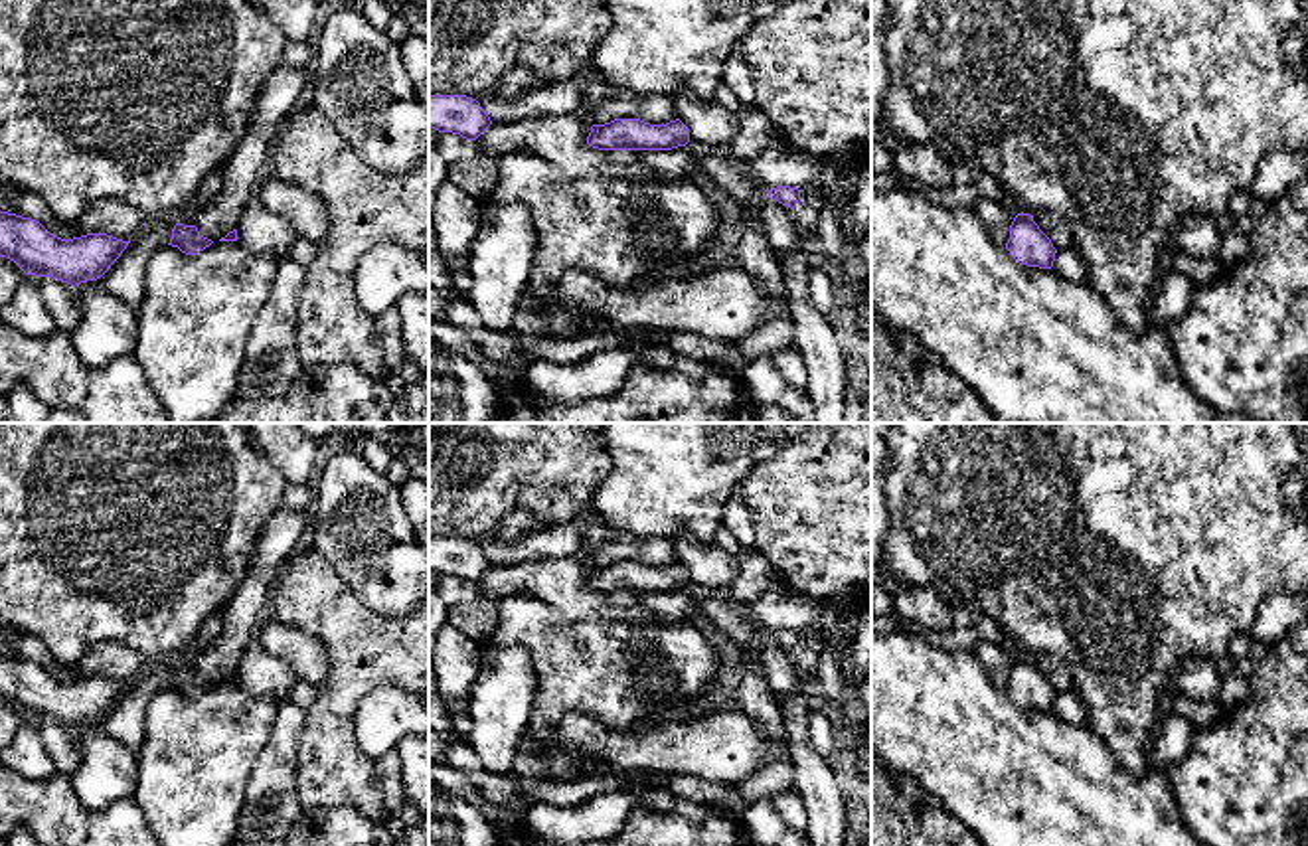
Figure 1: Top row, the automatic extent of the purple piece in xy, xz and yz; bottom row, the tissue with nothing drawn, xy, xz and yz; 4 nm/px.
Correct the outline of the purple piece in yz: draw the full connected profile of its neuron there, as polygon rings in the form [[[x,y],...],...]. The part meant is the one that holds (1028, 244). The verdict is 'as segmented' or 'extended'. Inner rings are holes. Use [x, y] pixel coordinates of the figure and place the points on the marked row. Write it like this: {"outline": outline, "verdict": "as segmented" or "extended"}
{"outline": [[[1018,213],[1014,217],[1006,249],[1020,265],[1039,269],[1051,269],[1057,253],[1051,239],[1029,213]]], "verdict": "as segmented"}

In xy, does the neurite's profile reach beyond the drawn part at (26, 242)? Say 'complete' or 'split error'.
complete

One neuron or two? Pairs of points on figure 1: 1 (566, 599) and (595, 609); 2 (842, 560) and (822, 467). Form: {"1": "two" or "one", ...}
{"1": "one", "2": "one"}

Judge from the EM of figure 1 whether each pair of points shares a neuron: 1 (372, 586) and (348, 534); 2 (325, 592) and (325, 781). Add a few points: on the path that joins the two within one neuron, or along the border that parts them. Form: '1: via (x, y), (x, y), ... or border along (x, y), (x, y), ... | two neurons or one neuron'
1: via (372, 574), (372, 558), (360, 546) | one neuron
2: via (342, 639), (342, 692), (336, 700), (328, 734) | one neuron

